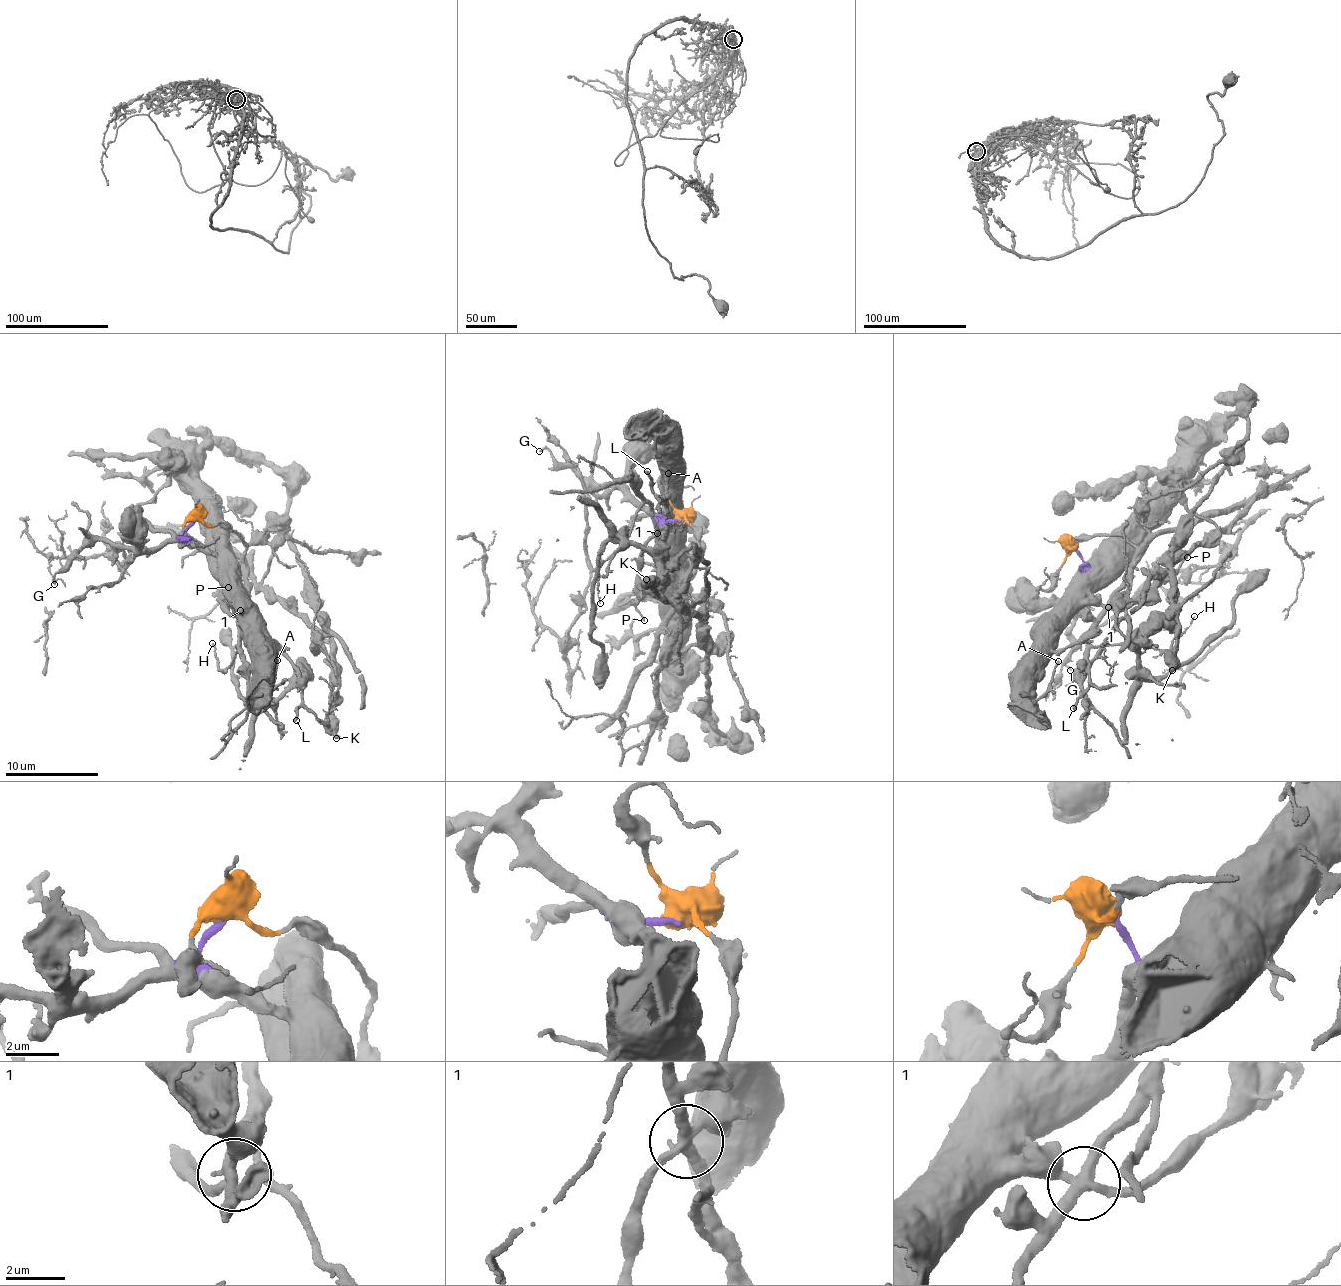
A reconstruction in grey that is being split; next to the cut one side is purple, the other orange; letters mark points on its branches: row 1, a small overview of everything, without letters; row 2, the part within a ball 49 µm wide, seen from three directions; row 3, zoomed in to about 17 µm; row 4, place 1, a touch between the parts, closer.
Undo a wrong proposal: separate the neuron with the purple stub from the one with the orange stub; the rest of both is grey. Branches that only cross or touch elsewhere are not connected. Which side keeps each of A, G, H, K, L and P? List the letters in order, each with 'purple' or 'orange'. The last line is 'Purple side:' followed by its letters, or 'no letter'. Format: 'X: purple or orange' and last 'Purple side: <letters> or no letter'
A: purple
G: purple
H: orange
K: purple
L: orange
P: purple
Purple side: A, G, K, P

